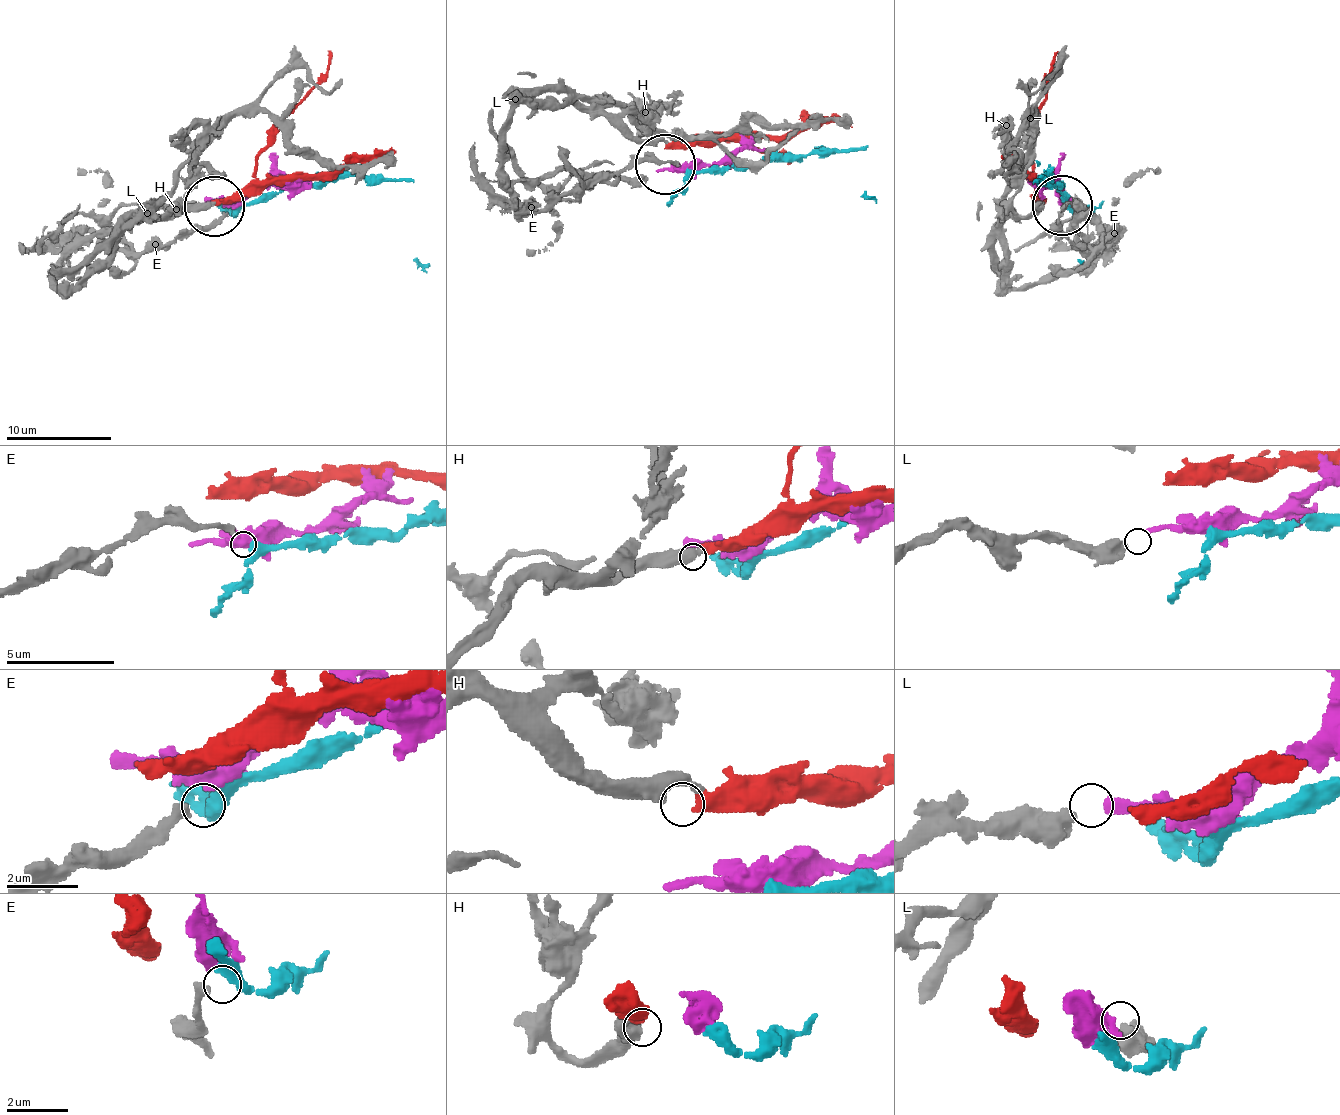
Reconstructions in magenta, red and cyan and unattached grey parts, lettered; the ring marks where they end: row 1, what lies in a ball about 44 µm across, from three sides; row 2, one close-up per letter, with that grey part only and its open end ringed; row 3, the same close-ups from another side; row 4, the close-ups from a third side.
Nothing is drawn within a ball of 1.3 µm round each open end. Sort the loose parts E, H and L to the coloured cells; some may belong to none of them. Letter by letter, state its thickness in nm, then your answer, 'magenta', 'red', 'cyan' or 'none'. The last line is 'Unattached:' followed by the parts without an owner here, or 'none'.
E: 240 nm thick; cyan
H: 400 nm thick; red
L: 550 nm thick; magenta
Unattached: none

